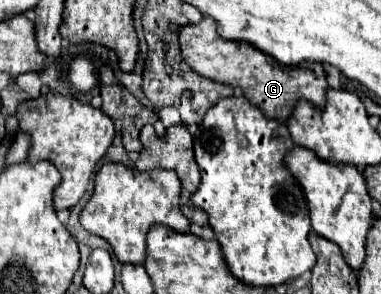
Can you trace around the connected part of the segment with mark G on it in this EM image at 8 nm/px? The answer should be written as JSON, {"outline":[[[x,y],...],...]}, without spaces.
{"outline":[[[204,17],[200,23],[180,27],[180,51],[182,61],[192,67],[192,71],[206,79],[214,79],[216,83],[240,87],[244,97],[260,107],[260,111],[264,111],[264,115],[270,119],[288,119],[294,111],[294,105],[302,97],[312,101],[316,107],[326,103],[328,83],[320,65],[286,67],[270,55],[256,51],[256,47],[250,47],[250,43],[238,43],[220,37],[216,33],[216,23],[210,17]]]}

